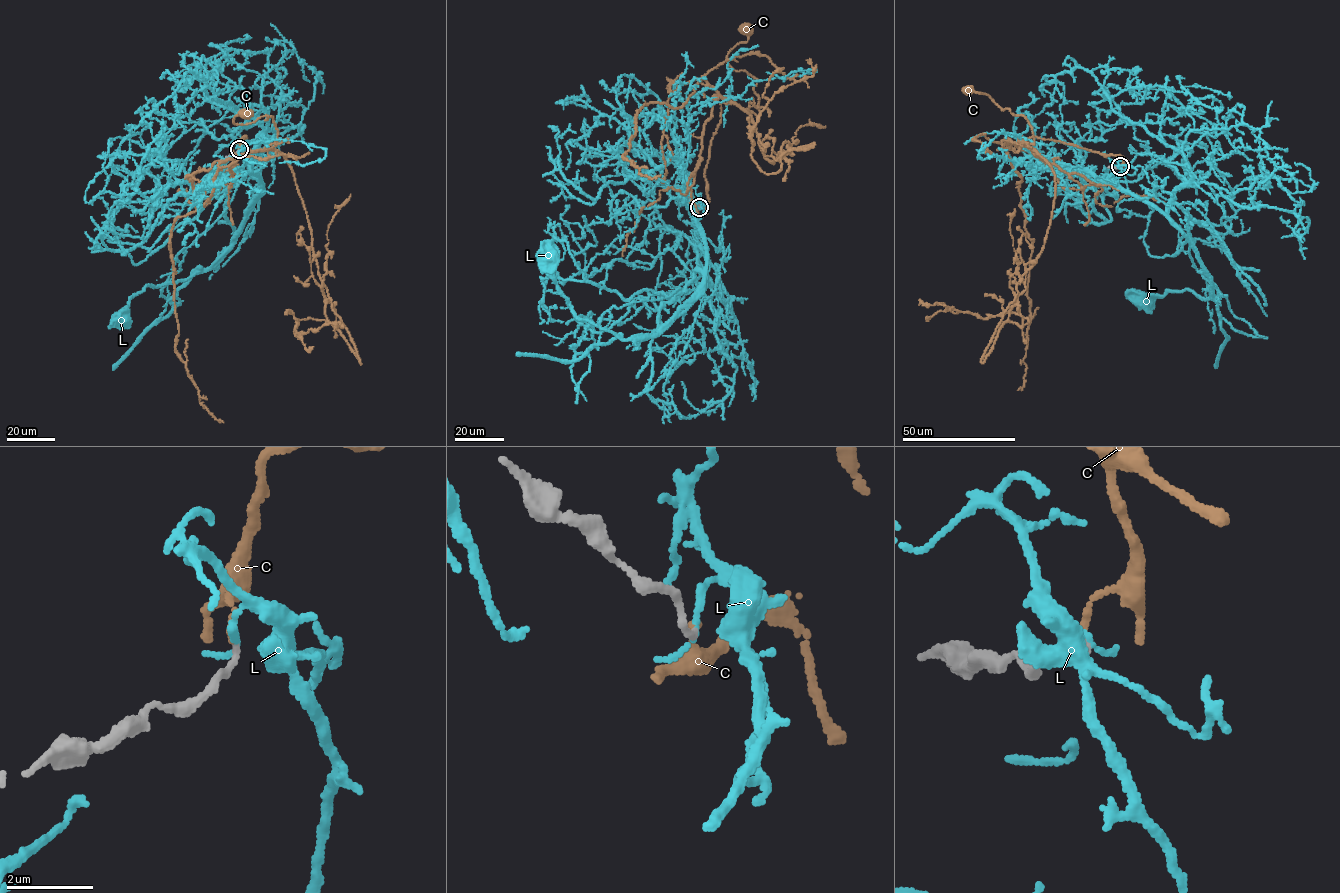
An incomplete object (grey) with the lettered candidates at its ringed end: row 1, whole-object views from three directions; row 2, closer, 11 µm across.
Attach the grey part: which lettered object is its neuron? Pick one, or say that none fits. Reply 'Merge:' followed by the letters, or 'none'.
Merge: C

